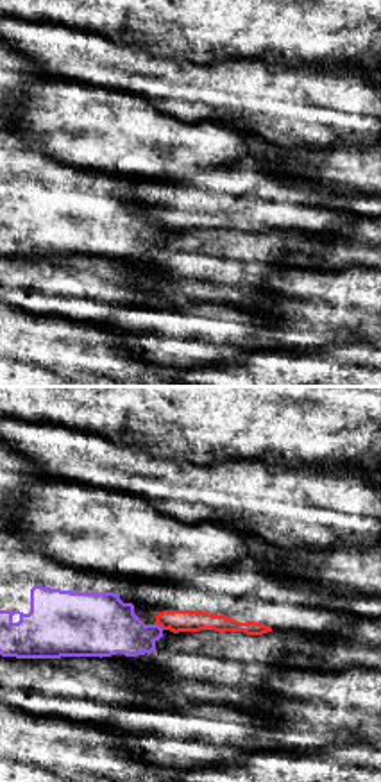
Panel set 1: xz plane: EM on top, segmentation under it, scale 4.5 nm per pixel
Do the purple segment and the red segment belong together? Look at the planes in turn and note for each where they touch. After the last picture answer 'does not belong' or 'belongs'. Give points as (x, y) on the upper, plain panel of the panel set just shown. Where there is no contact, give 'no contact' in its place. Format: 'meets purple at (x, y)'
meets purple at (158, 224)

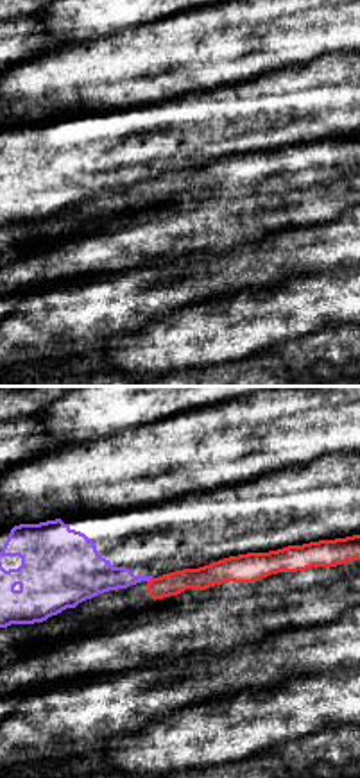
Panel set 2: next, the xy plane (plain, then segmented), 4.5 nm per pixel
meets purple at (149, 179)

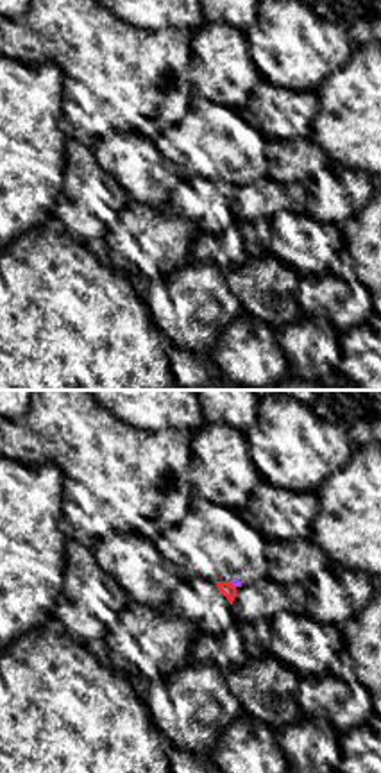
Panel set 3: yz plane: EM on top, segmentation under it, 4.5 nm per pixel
meets purple at (233, 183)

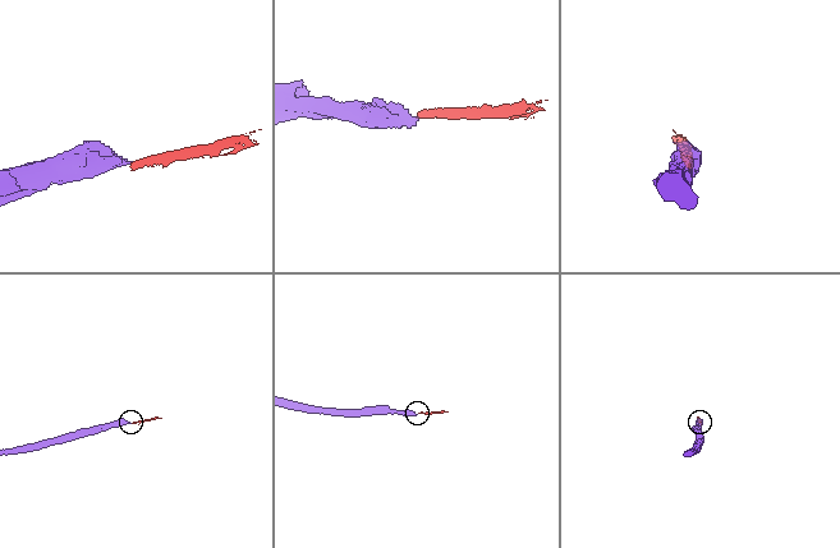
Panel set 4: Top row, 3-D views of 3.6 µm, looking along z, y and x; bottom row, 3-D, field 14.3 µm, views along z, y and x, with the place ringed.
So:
does not belong

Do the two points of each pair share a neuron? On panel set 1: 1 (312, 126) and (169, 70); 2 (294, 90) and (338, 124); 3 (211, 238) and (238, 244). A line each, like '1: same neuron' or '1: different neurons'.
1: same neuron
2: different neurons
3: same neuron

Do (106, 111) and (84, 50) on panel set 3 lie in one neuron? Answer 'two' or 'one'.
one

